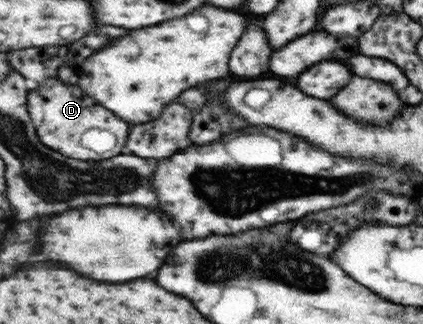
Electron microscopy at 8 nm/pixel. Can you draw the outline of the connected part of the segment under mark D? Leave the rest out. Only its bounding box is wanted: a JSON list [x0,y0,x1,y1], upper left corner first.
[29,74,130,161]

